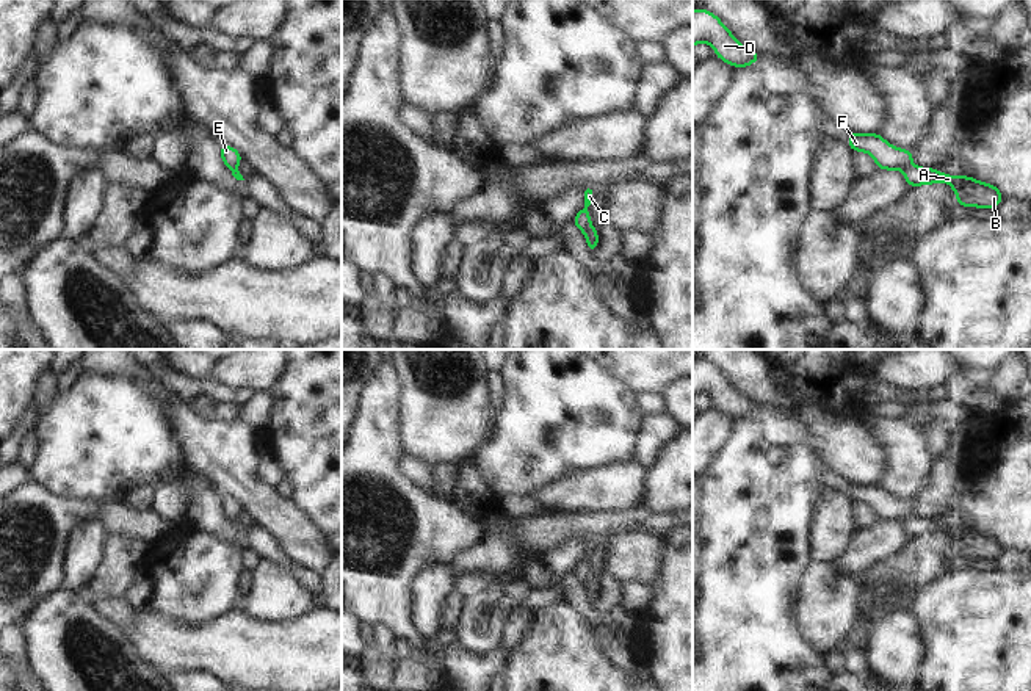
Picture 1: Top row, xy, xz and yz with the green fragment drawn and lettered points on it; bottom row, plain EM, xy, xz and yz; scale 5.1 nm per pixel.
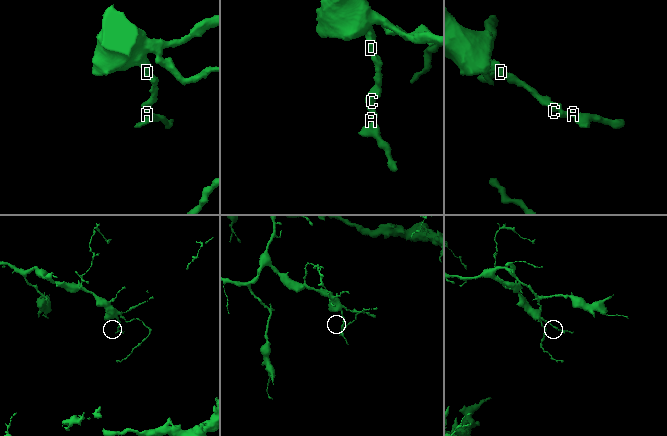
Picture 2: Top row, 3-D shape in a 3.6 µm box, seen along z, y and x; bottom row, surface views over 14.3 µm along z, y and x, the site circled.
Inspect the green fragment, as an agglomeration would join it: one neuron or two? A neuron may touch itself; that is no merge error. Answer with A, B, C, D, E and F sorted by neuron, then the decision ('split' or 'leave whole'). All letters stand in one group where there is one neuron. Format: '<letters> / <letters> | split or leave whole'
A B C D E F | leave whole

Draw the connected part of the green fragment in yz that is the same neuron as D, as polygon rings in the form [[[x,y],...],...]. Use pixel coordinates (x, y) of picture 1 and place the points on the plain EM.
[[[705,359],[693,360],[693,398],[700,393],[710,395],[714,400],[714,407],[733,418],[747,418],[761,409],[758,403],[744,398],[721,373],[721,370]]]

